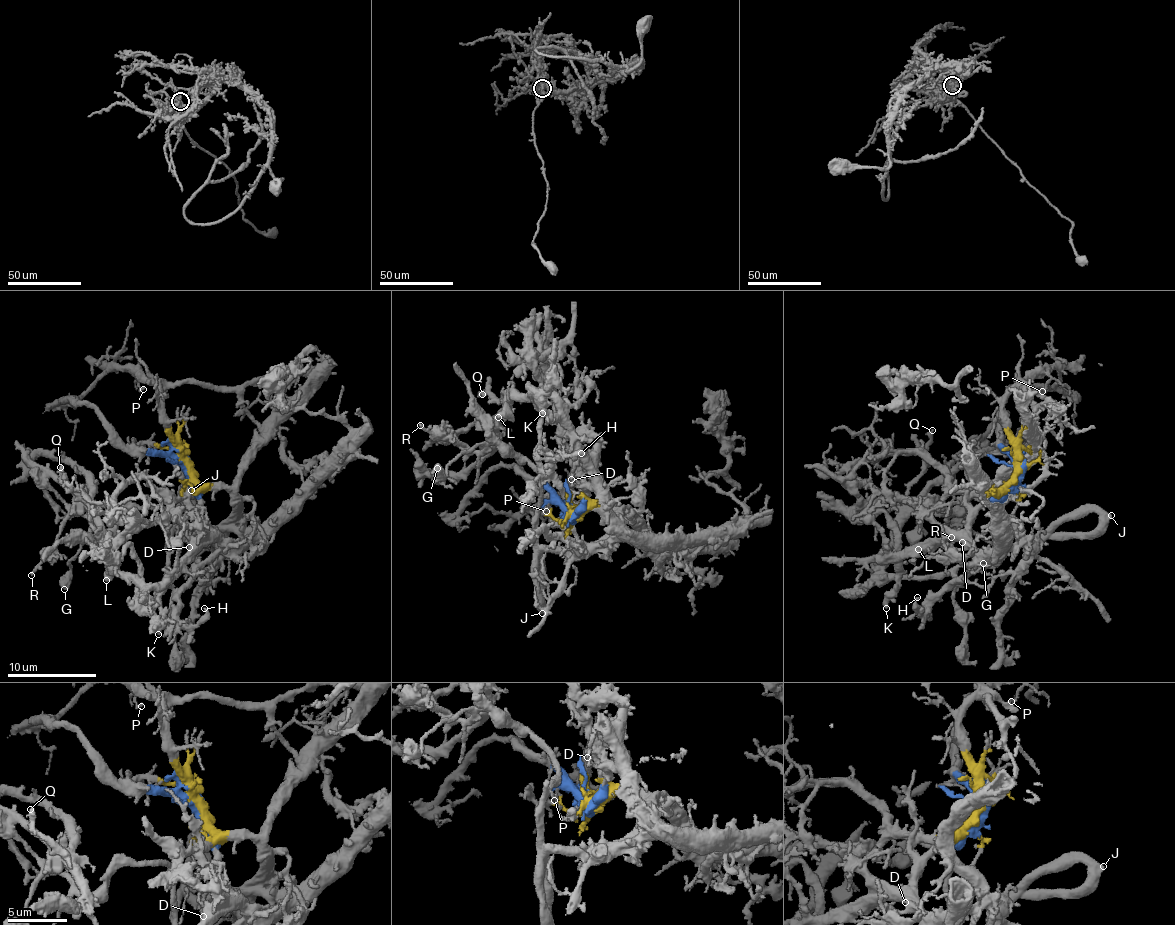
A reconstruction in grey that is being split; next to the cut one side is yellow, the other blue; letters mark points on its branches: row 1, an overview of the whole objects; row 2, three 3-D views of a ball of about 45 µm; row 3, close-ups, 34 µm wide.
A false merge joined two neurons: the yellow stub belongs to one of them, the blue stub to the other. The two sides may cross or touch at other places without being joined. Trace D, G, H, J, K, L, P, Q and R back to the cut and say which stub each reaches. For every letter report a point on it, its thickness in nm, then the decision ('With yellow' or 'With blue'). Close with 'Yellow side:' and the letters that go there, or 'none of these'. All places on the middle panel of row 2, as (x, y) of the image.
D: Place: (571, 479). Thickness 160 nm. With blue
G: Place: (437, 468). Thickness 700 nm. With yellow
H: Place: (581, 453). Thickness 220 nm. With blue
J: Place: (542, 613). Thickness 550 nm. With yellow
K: Place: (542, 413). Thickness 400 nm. With blue
L: Place: (498, 417). Thickness 480 nm. With blue
P: Place: (546, 511). Thickness 170 nm. With yellow
Q: Place: (482, 394). Thickness 360 nm. With blue
R: Place: (420, 425). Thickness 200 nm. With yellow
Yellow side: G, J, P, R

